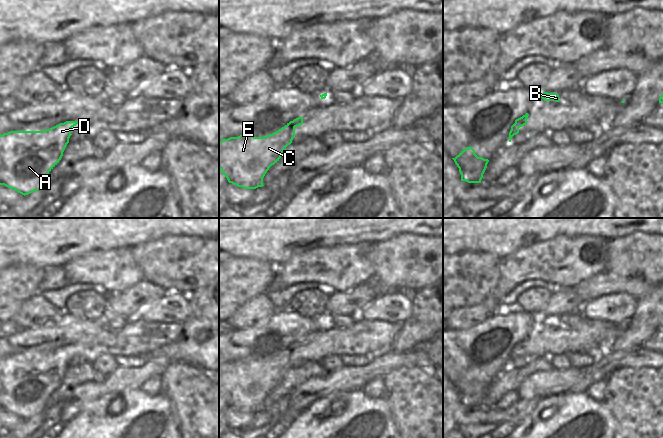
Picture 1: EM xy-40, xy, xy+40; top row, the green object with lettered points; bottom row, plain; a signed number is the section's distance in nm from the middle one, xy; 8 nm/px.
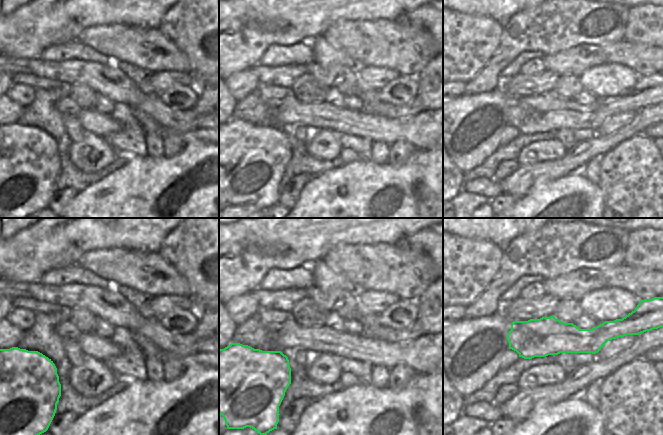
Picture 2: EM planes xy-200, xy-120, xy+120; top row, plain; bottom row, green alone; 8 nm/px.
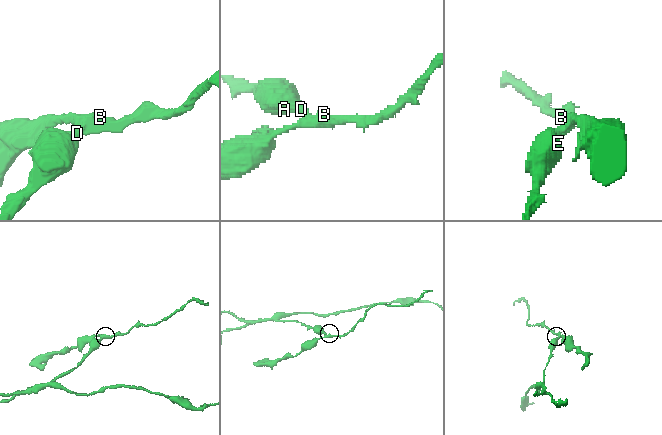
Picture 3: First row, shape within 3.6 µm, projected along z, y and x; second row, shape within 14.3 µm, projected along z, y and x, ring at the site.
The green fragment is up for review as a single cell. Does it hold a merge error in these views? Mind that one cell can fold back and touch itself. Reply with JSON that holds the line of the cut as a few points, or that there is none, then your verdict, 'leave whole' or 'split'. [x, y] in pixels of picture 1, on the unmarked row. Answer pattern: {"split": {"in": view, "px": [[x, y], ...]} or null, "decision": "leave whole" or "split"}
{"split": {"in": "xy+40", "px": [[514, 347], [514, 350], [518, 353]]}, "decision": "split"}

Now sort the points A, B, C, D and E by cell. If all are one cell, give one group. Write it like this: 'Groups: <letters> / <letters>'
Groups: A C D E / B.

